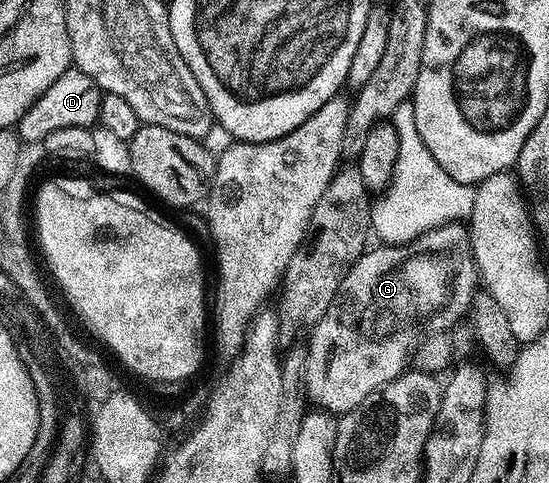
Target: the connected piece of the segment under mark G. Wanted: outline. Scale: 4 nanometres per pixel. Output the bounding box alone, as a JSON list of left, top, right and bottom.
[305,222,480,417]

